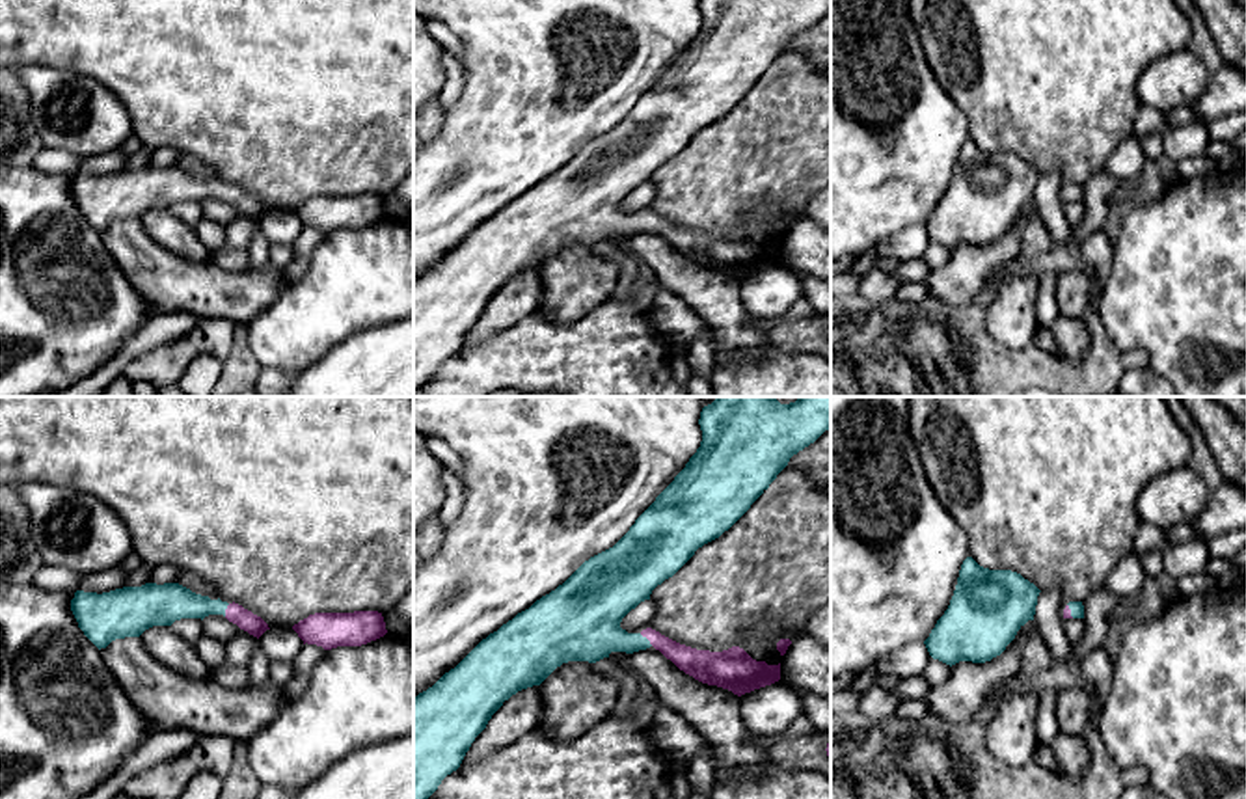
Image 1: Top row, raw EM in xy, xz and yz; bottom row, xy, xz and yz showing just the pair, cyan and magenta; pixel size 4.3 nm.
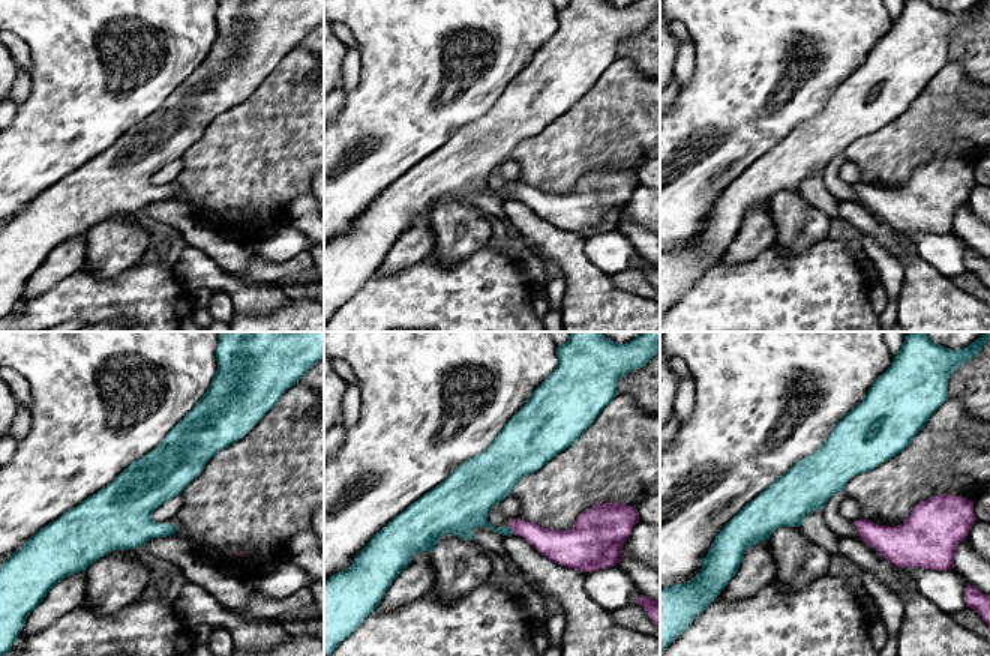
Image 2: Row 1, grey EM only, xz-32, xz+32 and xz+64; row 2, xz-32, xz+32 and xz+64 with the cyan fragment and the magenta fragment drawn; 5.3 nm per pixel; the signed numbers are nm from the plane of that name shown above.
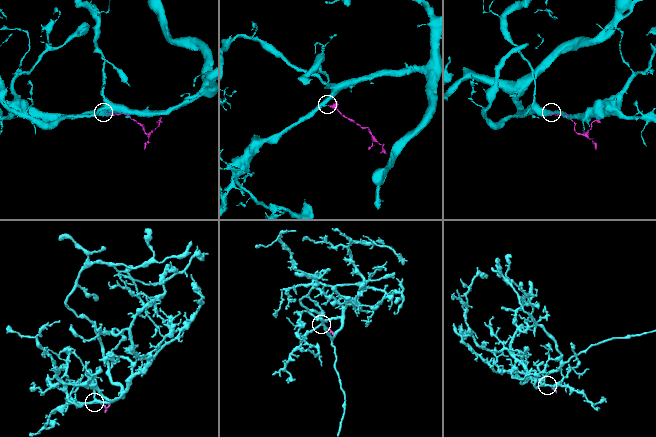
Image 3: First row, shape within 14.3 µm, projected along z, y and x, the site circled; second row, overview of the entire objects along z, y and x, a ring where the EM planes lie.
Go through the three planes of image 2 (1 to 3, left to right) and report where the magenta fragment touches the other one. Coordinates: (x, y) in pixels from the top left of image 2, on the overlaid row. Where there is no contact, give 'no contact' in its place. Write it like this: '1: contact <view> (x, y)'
1: no contact
2: contact xz+32 (510, 529)
3: no contact

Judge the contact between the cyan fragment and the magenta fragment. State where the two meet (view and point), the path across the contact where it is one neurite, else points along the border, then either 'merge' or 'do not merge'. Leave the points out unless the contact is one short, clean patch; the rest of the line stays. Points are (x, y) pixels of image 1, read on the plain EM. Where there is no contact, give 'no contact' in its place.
xz (647, 222) | across xz (591, 213), (615, 222), (647, 222), (656, 222), (699, 246) | merge

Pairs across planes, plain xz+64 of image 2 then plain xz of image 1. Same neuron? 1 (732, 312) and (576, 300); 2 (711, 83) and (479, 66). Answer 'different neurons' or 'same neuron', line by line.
1: different neurons
2: same neuron

